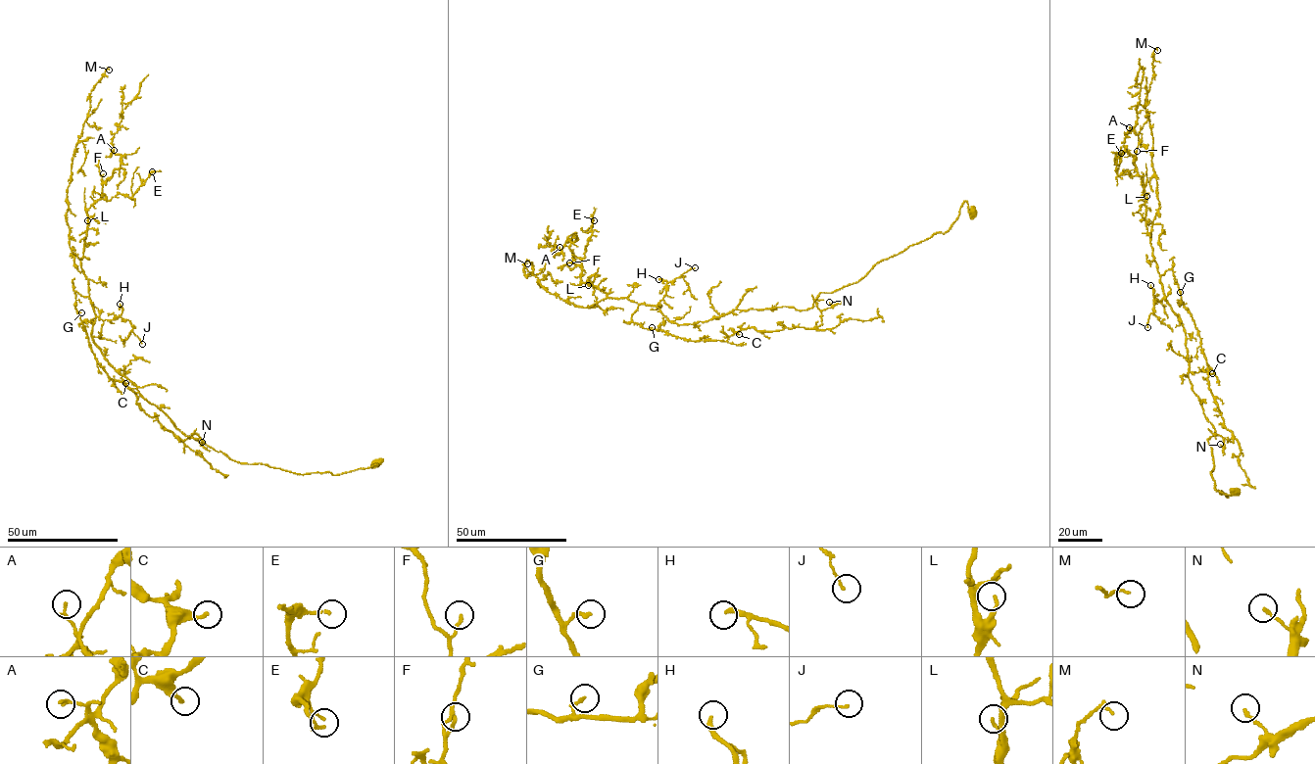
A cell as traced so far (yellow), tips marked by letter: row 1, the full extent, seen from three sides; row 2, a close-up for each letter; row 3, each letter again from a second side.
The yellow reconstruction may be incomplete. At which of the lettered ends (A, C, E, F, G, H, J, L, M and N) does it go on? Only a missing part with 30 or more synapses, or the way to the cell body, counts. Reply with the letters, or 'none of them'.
H

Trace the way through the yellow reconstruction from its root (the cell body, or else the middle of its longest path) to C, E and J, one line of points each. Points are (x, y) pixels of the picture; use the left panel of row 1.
C: (376, 462), (295, 474), (186, 436), (105, 358), (91, 300), (75, 291), (97, 362), (125, 383)
E: (376, 462), (334, 475), (237, 462), (185, 435), (105, 358), (81, 265), (87, 210), (131, 197), (152, 171)
J: (376, 462), (334, 475), (233, 460), (185, 435), (111, 365), (91, 336), (95, 318), (127, 319), (142, 344)

